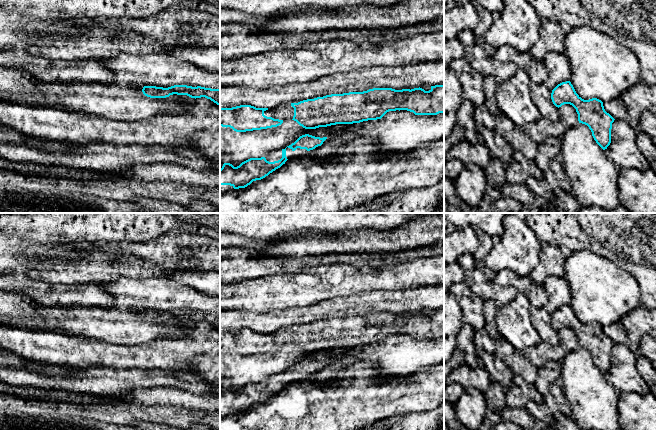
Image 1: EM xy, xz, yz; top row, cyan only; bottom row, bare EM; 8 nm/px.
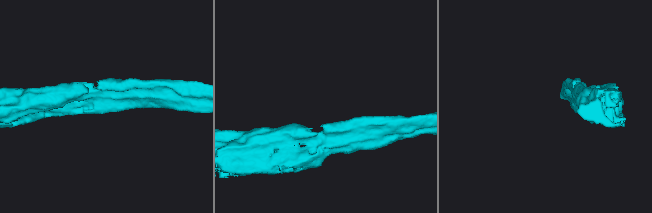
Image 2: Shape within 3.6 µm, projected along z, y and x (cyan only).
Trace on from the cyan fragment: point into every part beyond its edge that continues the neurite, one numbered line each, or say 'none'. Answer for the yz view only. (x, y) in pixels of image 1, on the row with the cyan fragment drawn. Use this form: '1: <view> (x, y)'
none

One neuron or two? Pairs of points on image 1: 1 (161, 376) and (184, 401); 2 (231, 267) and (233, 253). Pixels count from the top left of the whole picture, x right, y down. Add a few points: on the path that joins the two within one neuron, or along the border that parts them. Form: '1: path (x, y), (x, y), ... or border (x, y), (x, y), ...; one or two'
1: border (148, 388), (179, 388), (194, 393); two
2: path (232, 264), (234, 262), (233, 256); one

